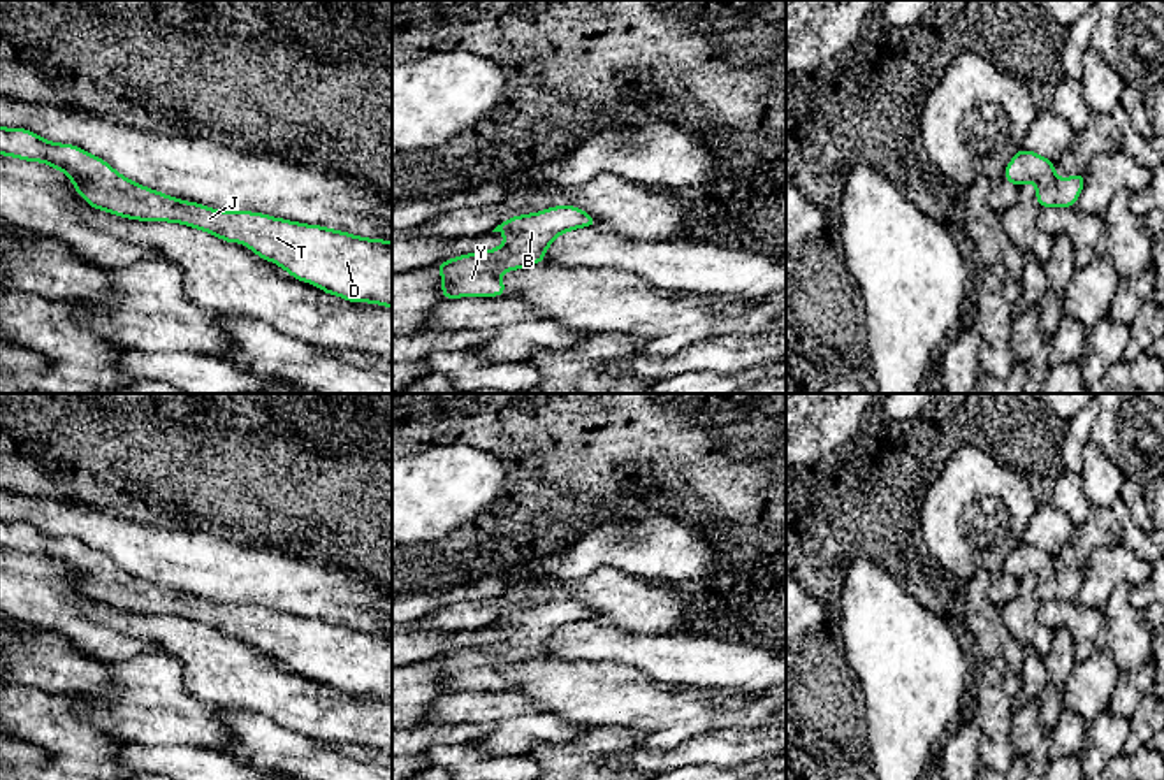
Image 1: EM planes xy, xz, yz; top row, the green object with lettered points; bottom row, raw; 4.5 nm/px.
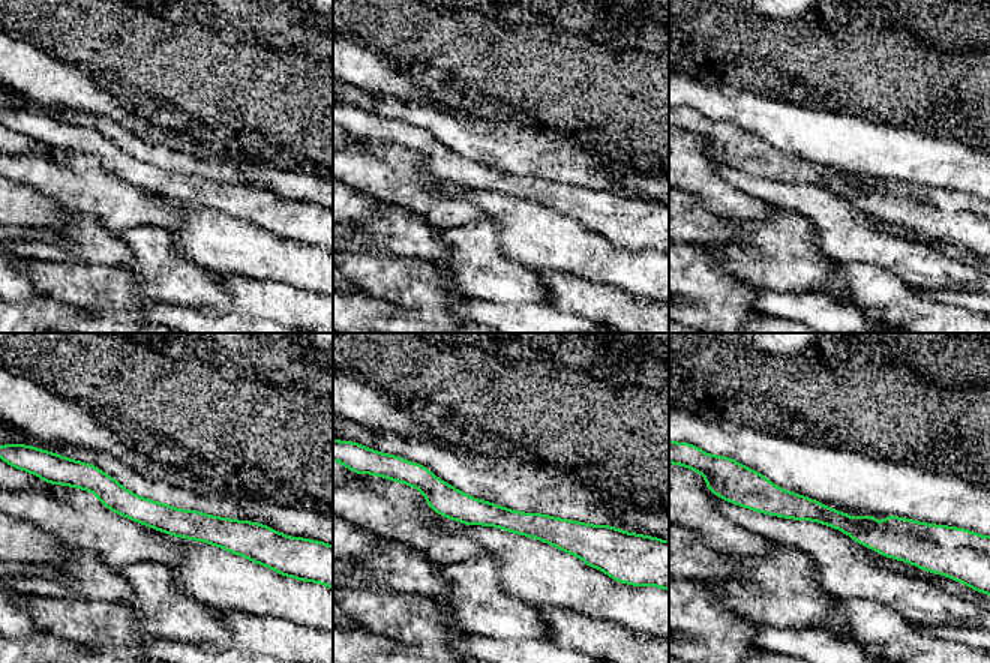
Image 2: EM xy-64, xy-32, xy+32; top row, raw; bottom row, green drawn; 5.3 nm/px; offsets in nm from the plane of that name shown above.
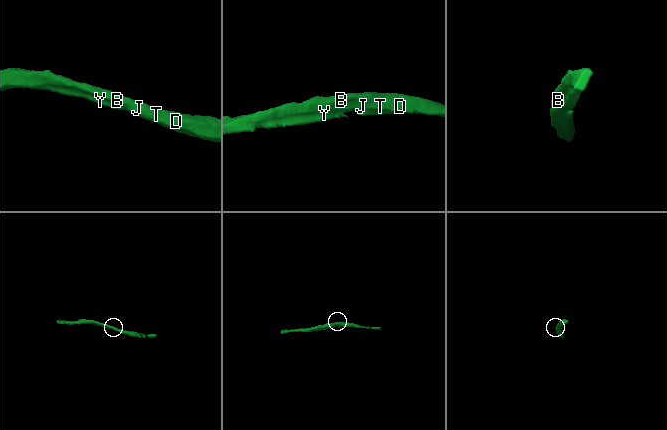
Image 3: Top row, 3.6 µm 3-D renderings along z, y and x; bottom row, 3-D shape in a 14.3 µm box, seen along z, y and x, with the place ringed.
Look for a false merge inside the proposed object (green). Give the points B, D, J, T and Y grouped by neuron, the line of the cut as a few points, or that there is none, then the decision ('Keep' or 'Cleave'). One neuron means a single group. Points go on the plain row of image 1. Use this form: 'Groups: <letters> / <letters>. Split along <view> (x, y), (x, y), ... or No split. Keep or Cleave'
Groups: B D J T Y. No split. Keep

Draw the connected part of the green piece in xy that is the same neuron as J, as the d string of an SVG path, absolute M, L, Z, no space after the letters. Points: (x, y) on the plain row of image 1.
M0 520L0 548L42 555L69 567L90 601L130 613L206 624L227 636L246 638L257 650L329 689L392 701L392 634L178 594L127 573L74 538L49 536L26 522Z

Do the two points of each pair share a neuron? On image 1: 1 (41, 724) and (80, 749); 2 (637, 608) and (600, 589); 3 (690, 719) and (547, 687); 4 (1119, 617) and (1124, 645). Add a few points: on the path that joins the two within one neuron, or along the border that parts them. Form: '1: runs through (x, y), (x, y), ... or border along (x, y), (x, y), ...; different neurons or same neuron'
1: runs through (50, 724), (57, 726), (71, 740); same neuron
2: runs through (628, 603), (609, 592); same neuron
3: runs through (654, 708), (625, 696), (582, 693); same neuron
4: runs through (1122, 624), (1124, 638); same neuron

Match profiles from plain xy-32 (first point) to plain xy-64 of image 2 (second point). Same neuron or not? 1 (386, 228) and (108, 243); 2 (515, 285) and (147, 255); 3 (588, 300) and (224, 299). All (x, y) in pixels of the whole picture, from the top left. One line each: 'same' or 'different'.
1: same
2: same
3: different

